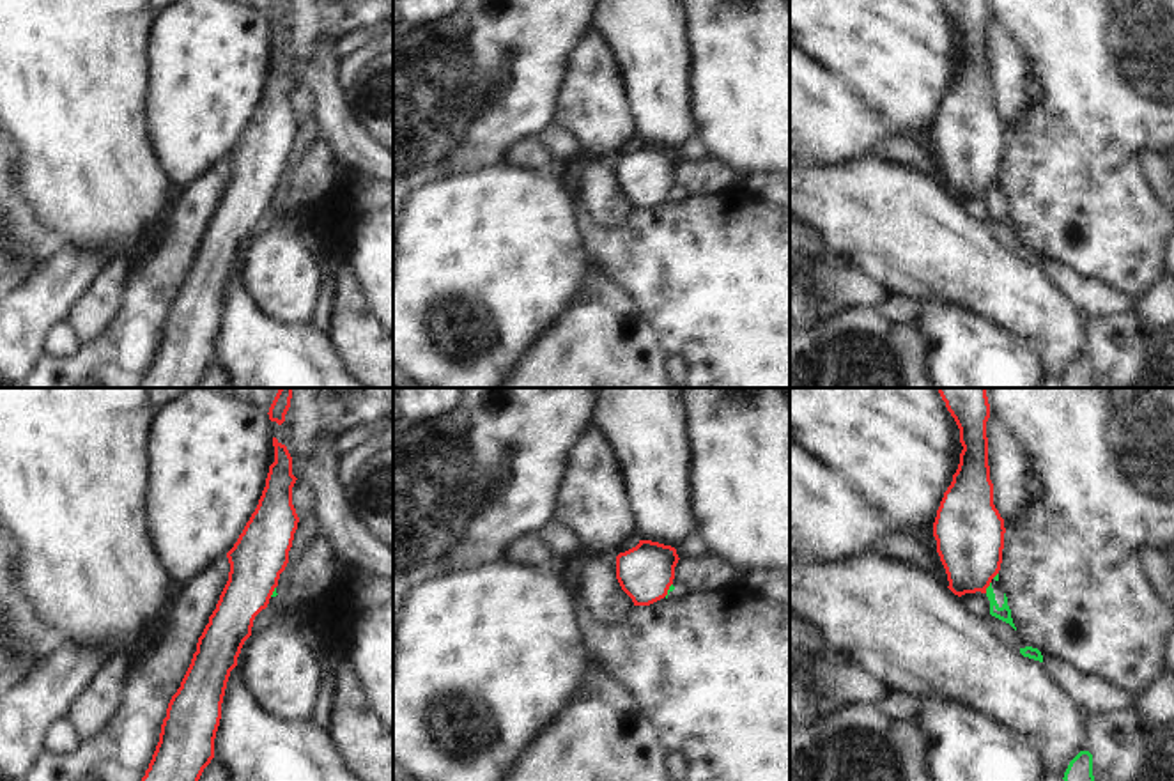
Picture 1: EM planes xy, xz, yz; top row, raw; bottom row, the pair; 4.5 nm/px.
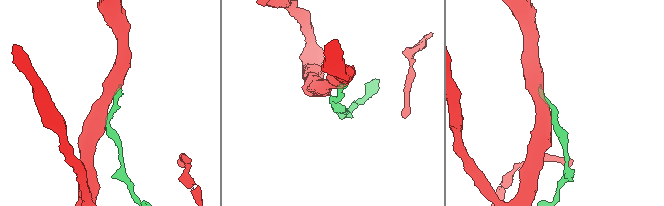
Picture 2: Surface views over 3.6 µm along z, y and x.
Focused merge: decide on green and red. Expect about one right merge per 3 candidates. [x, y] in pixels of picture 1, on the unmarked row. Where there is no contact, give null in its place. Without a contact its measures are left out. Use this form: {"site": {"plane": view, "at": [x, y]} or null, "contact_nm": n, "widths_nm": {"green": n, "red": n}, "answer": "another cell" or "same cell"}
{"site": {"plane": "yz", "at": [988, 190]}, "contact_nm": 60, "widths_nm": {"green": 70, "red": 300}, "answer": "another cell"}

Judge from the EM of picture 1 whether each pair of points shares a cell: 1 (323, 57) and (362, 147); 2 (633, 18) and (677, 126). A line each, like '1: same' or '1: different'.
1: same
2: same

